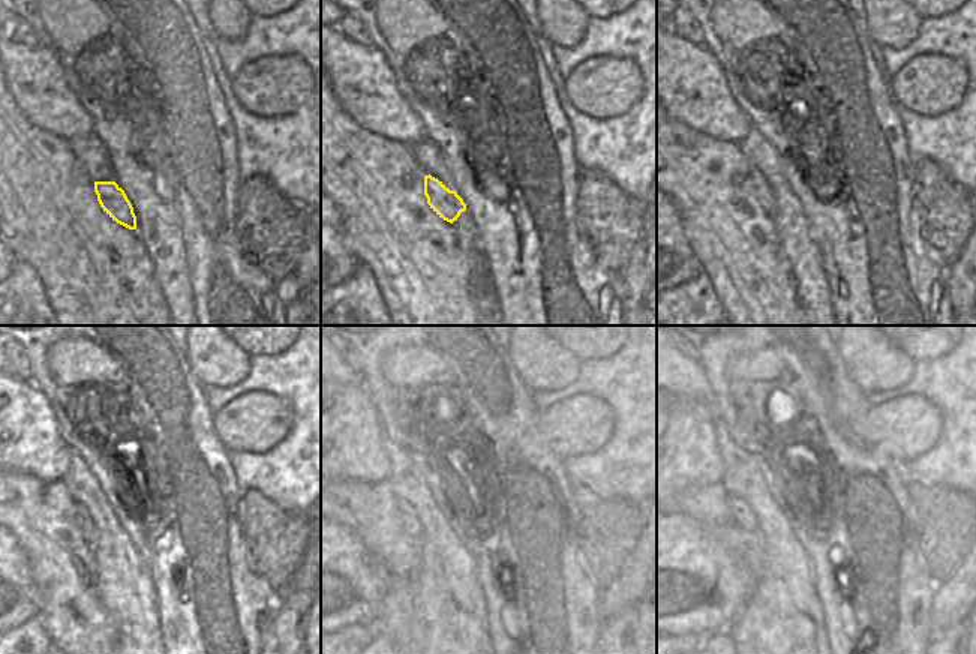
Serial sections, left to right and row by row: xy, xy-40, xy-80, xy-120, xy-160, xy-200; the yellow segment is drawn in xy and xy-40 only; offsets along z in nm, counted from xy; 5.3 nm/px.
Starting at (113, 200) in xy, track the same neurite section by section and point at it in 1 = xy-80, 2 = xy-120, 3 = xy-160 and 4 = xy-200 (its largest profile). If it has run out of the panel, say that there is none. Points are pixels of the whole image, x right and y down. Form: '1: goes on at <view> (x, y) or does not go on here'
1: goes on at xy-80 (762, 191)
2: goes on at xy-120 (84, 522)
3: goes on at xy-160 (408, 516)
4: goes on at xy-200 (742, 516)

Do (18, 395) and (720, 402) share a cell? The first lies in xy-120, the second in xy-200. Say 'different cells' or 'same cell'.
different cells

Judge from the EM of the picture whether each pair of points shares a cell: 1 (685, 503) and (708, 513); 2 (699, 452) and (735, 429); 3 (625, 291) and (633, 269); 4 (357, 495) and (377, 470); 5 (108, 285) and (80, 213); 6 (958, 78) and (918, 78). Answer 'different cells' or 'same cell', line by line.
1: same cell
2: different cells
3: same cell
4: different cells
5: same cell
6: same cell

